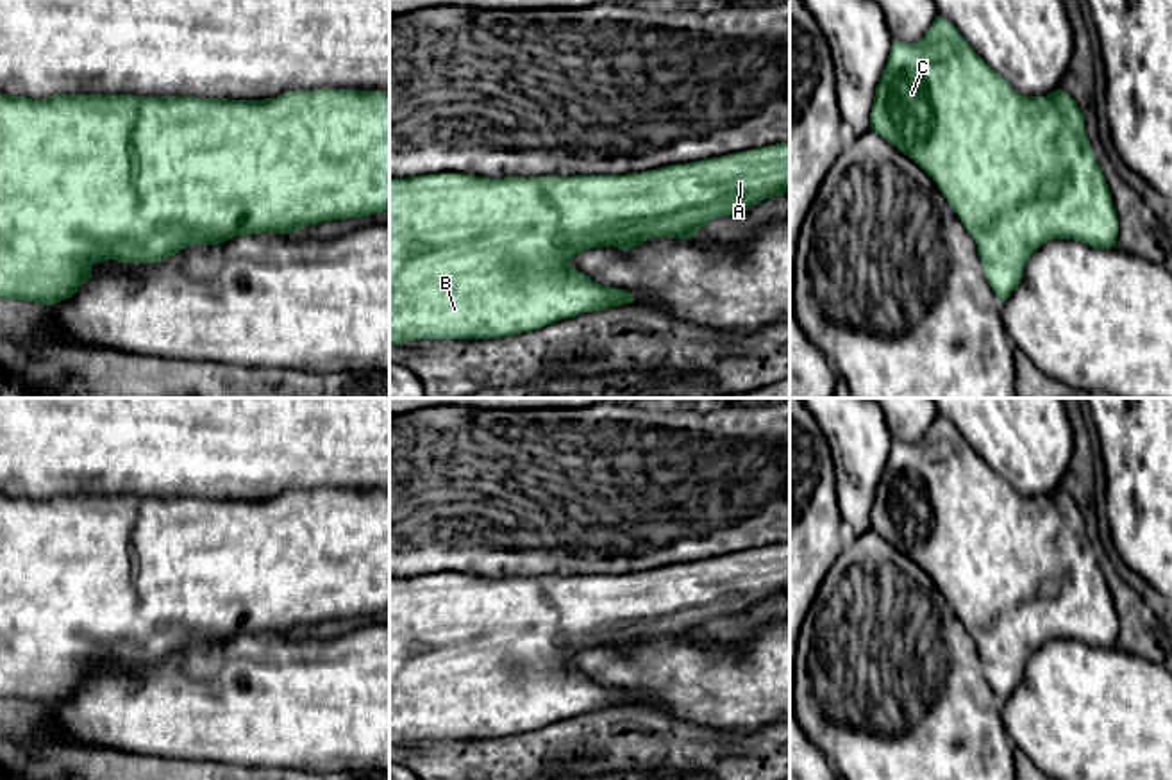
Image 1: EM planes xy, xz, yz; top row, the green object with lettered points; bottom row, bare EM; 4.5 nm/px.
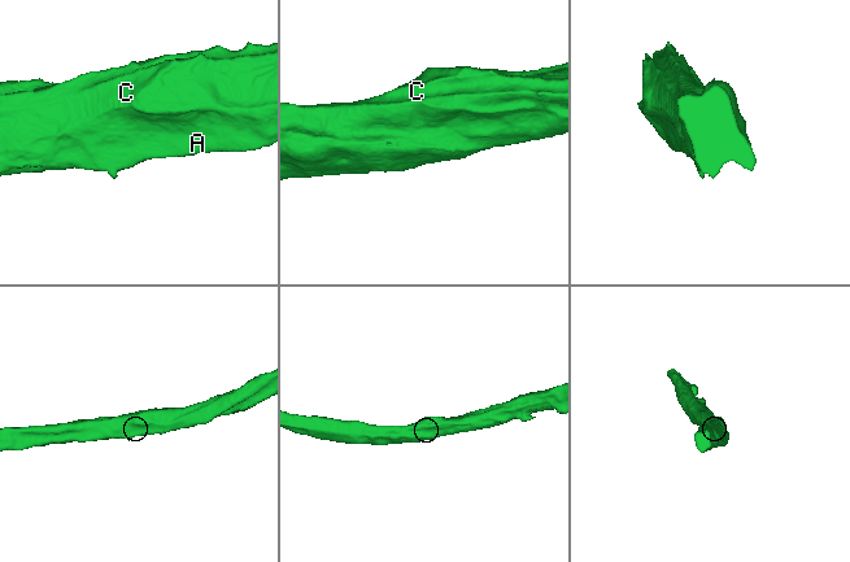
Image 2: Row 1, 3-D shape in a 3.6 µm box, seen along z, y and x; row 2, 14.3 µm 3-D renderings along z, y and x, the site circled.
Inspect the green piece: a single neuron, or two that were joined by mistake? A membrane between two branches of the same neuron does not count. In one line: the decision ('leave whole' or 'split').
leave whole

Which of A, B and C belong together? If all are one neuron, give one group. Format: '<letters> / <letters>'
A B C

